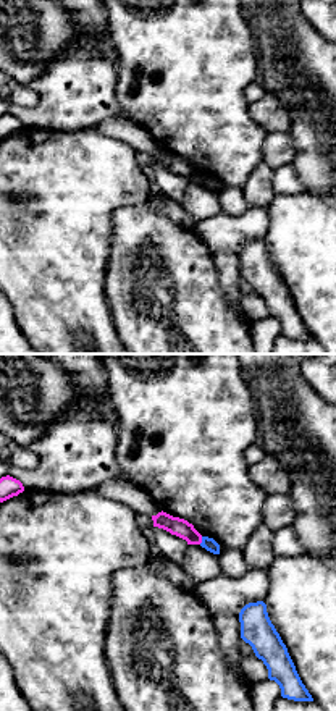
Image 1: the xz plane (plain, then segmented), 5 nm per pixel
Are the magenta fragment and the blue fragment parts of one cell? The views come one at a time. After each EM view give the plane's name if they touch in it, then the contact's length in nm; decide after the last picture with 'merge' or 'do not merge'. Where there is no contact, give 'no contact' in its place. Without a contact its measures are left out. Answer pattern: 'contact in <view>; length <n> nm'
contact in xz; length 40 nm

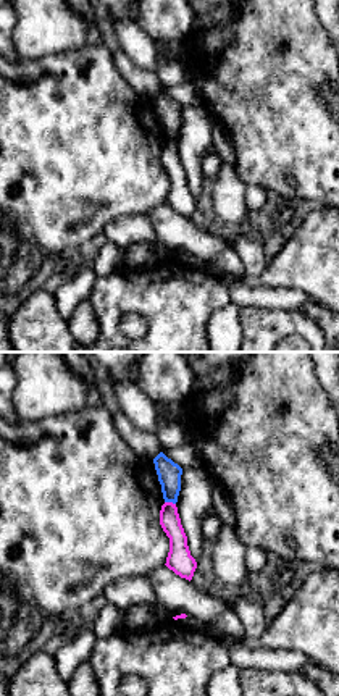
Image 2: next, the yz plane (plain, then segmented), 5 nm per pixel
contact in yz; length 60 nm

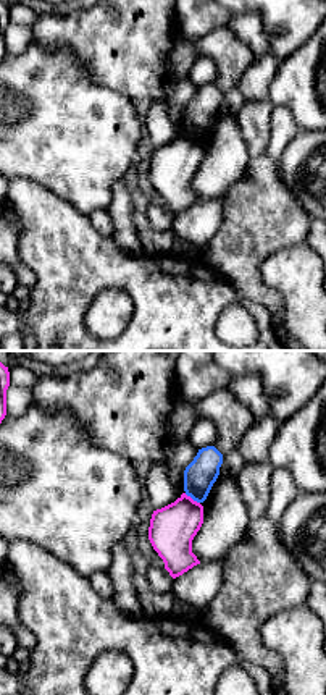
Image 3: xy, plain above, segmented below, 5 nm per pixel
contact in xy; length 90 nm

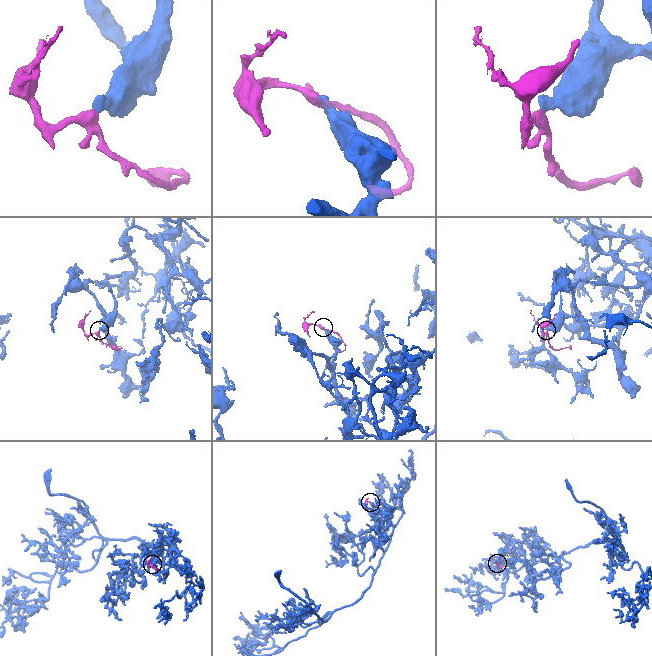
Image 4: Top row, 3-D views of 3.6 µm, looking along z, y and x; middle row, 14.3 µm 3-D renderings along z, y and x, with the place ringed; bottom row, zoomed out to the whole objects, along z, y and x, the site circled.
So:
do not merge

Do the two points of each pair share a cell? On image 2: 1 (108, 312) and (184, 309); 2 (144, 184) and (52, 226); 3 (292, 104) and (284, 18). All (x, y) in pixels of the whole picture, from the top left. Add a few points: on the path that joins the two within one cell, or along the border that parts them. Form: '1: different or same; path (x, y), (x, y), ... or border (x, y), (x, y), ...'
1: same; path (128, 302), (165, 302)
2: same; path (121, 184), (94, 184), (75, 204)
3: same; path (291, 83), (291, 42), (288, 39)

